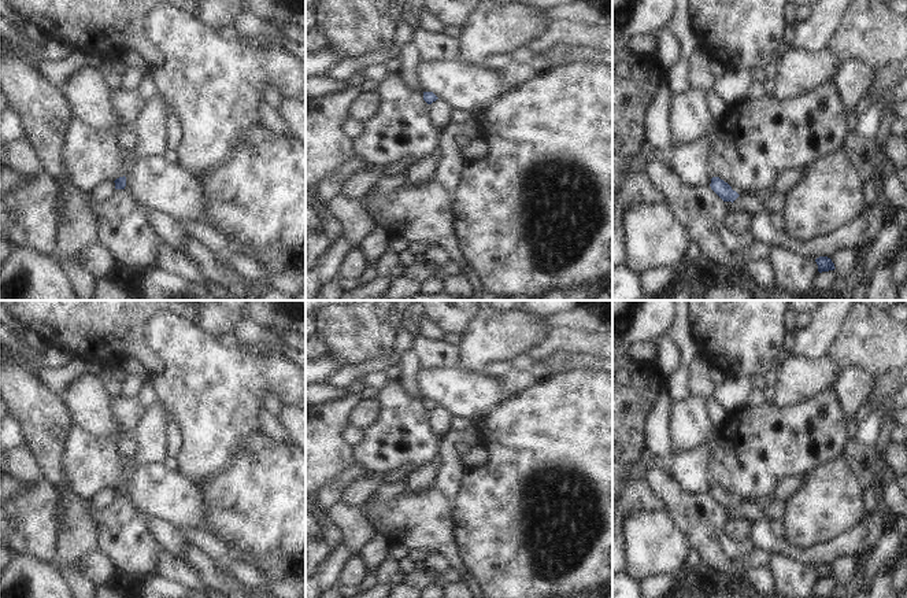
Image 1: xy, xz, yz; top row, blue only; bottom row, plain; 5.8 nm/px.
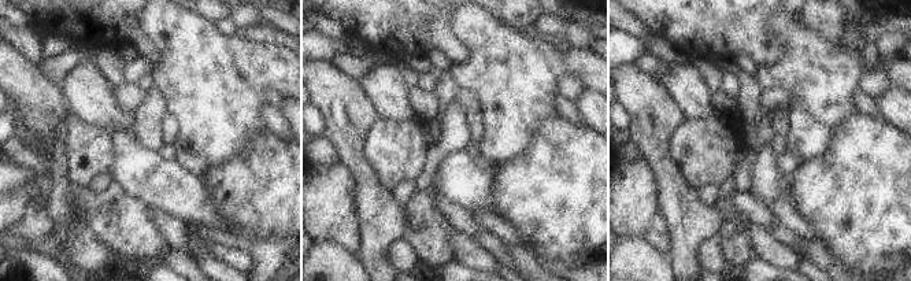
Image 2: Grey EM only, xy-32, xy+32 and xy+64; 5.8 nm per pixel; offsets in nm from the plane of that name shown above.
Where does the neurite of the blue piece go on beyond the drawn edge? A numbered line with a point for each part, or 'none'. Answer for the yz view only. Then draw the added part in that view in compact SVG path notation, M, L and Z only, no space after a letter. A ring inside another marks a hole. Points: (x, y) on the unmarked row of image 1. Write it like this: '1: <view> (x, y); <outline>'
none

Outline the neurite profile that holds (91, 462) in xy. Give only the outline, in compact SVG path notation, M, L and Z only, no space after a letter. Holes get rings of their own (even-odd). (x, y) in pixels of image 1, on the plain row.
M73 427L64 444L62 466L73 492L85 502L104 487L115 488L123 469L116 439L99 438L78 427Z

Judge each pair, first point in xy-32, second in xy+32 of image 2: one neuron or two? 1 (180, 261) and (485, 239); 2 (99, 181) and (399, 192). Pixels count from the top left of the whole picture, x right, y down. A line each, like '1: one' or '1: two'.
1: two
2: one

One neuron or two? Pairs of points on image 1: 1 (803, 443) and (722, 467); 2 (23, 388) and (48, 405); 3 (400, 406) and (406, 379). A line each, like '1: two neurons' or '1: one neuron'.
1: one neuron
2: one neuron
3: two neurons

